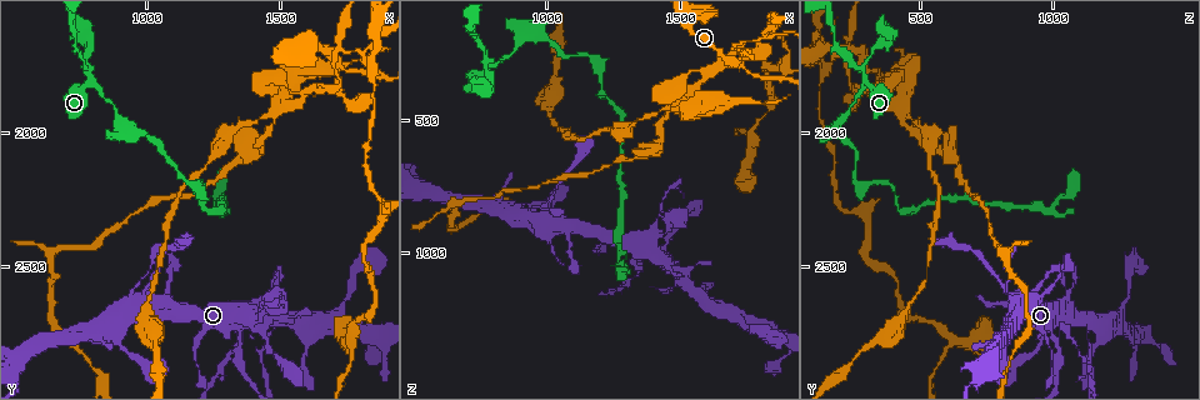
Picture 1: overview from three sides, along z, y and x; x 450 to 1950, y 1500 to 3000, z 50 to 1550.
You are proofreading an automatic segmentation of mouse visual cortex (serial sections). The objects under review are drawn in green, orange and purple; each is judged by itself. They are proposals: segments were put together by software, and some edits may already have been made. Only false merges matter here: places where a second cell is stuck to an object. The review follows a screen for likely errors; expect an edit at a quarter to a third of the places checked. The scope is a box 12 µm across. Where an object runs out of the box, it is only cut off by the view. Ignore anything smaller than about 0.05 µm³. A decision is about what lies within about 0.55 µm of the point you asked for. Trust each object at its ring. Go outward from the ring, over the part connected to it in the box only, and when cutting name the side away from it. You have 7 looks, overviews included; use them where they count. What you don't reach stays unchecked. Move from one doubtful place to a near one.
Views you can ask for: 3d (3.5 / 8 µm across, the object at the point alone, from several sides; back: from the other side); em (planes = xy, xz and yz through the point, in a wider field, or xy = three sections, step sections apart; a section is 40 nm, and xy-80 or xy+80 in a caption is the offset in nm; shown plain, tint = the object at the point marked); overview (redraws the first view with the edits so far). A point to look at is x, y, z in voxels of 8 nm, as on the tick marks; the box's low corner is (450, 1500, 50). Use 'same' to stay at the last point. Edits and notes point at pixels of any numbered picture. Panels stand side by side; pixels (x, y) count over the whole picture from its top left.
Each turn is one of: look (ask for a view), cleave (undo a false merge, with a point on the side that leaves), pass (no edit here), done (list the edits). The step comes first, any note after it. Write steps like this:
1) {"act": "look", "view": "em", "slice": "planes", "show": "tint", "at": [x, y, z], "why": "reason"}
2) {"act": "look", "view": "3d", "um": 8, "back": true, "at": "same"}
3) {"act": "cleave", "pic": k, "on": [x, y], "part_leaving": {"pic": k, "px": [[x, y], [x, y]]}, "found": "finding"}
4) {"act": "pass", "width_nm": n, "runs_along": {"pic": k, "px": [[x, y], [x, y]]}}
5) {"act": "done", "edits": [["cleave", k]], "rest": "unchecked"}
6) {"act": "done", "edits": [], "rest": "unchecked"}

{"act": "look", "view": "3d", "um": 3.5, "at": [1690, 1830, 290], "why": "arms run side by side"}

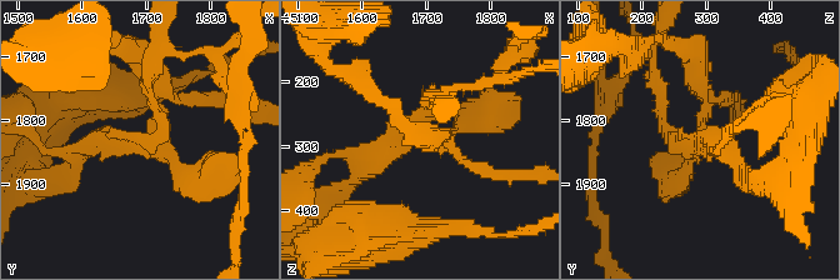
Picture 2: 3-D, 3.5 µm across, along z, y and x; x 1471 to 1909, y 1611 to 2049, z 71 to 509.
{"act": "look", "view": "em", "slice": "xy", "step": 5, "show": "tint", "at": [1685, 1835, 275]}

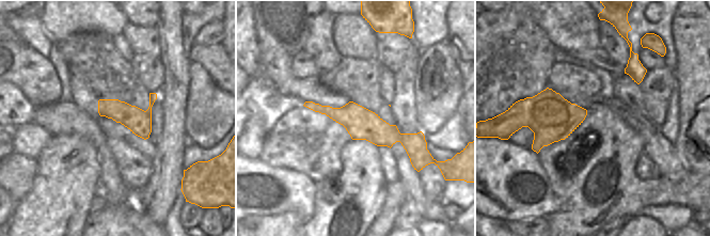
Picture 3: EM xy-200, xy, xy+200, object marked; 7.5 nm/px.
{"act": "cleave", "pic": 2, "on": [160, 123], "part_leaving": {"pic": 2, "px": [[161, 106], [143, 141], [81, 153]]}, "found": "a second cell is stuck on"}

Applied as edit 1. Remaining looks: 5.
{"act": "look", "view": "overview", "why": "redraw"}

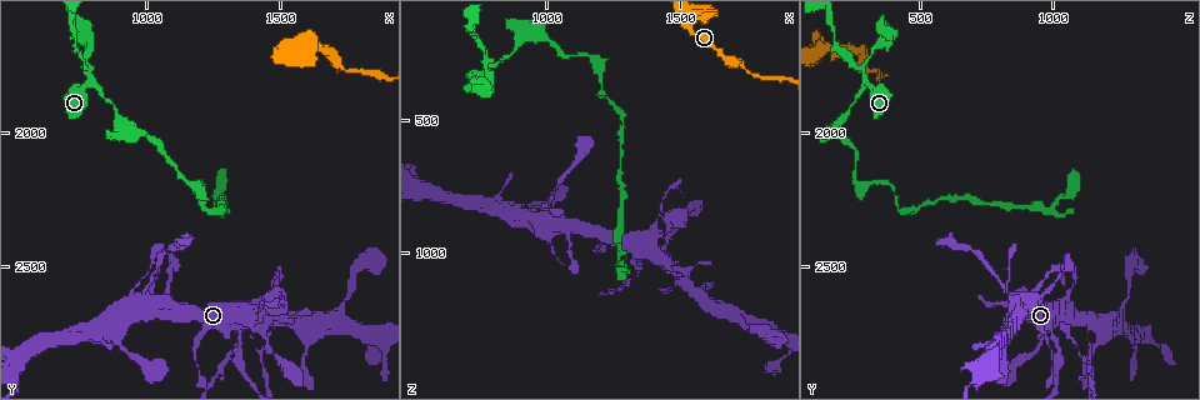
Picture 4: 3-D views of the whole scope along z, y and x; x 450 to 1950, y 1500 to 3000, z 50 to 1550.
{"act": "look", "view": "3d", "um": 3.5, "at": [910, 1970, 180]}

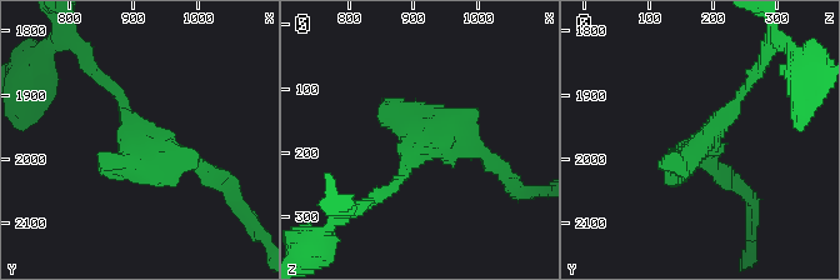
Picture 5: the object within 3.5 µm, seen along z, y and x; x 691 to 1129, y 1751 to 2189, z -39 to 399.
{"act": "look", "view": "em", "slice": "planes", "show": "plain", "at": [915, 1975, 185], "why": "now the EM"}

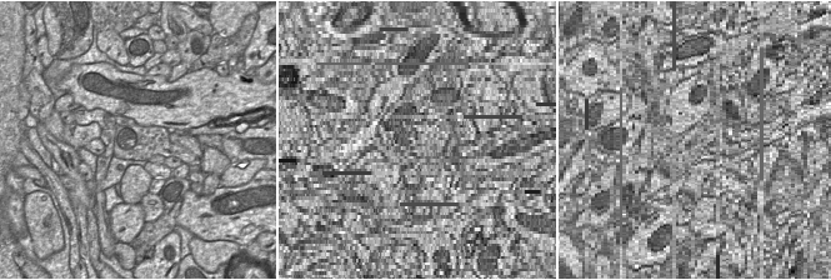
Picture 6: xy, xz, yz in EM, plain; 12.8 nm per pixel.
{"act": "look", "view": "em", "slice": "planes", "show": "tint", "at": "same", "why": "where the object lies"}

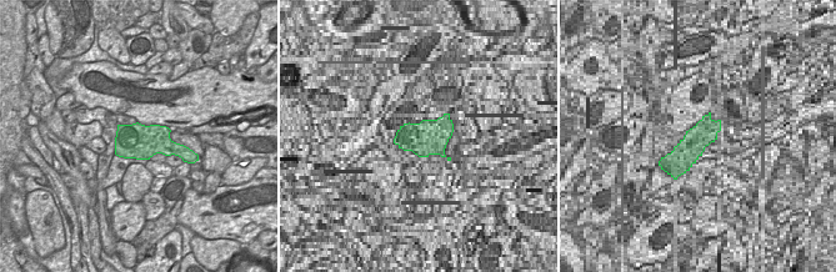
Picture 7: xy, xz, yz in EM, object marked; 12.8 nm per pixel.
{"act": "pass", "runs_along": {"pic": 5, "px": [[104, 79], [150, 148], [204, 168]]}, "found": "all the same cell"}

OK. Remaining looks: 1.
{"act": "done", "edits": [["cleave", 2]], "rest": "unchecked"}

